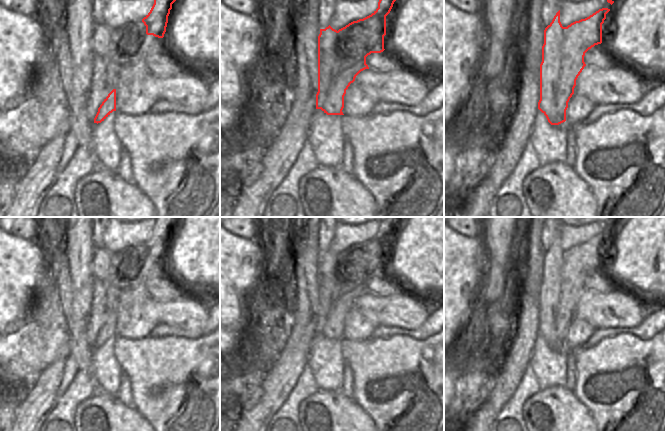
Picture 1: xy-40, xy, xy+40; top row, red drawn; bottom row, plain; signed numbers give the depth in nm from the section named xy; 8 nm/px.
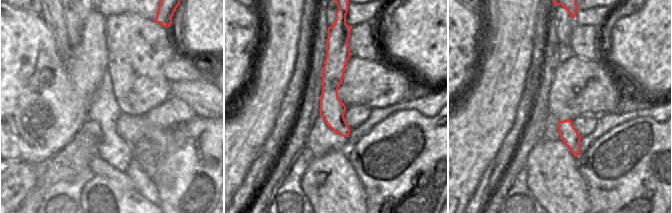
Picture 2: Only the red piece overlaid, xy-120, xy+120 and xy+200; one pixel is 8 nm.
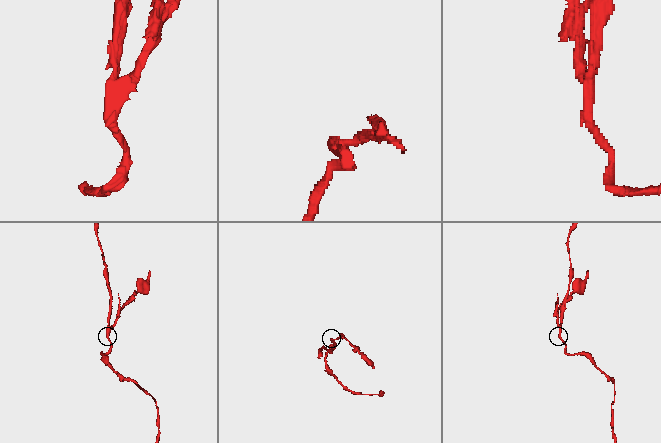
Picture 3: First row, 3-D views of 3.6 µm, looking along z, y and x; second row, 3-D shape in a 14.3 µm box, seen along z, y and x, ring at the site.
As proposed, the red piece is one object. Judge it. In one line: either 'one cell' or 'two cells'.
two cells

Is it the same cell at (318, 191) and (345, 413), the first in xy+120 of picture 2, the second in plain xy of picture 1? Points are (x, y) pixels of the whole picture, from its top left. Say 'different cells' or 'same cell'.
same cell

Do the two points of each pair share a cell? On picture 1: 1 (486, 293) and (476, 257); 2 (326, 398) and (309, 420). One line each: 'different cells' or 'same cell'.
1: different cells
2: same cell

